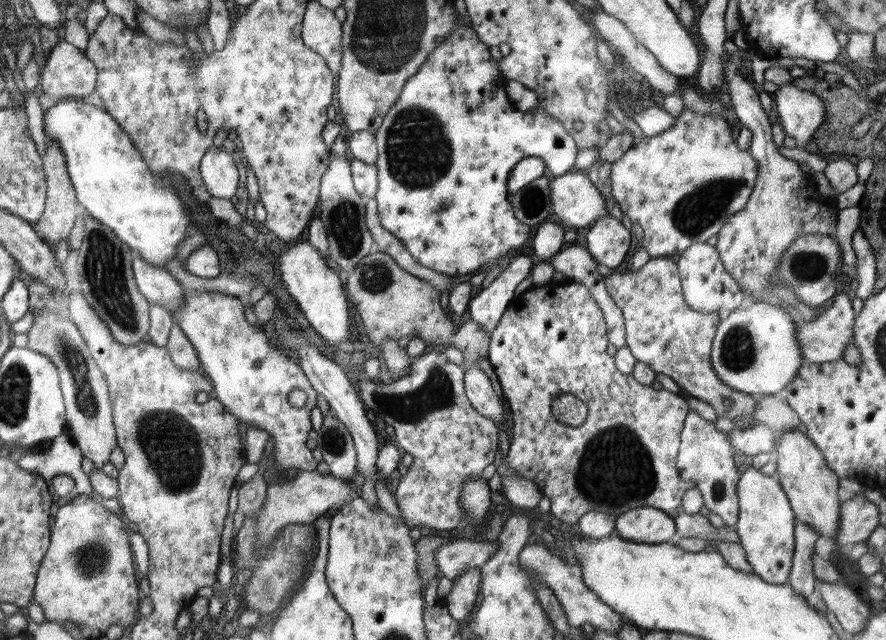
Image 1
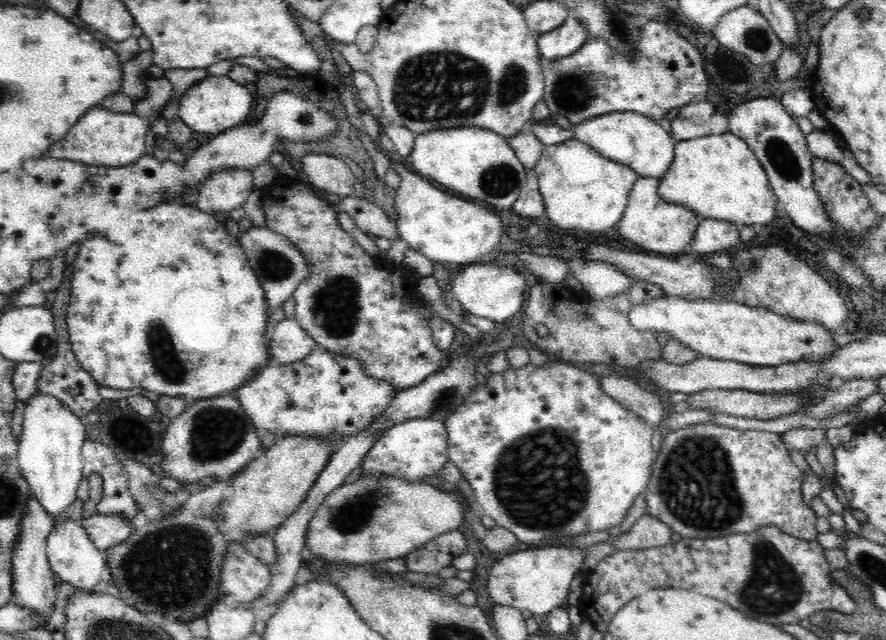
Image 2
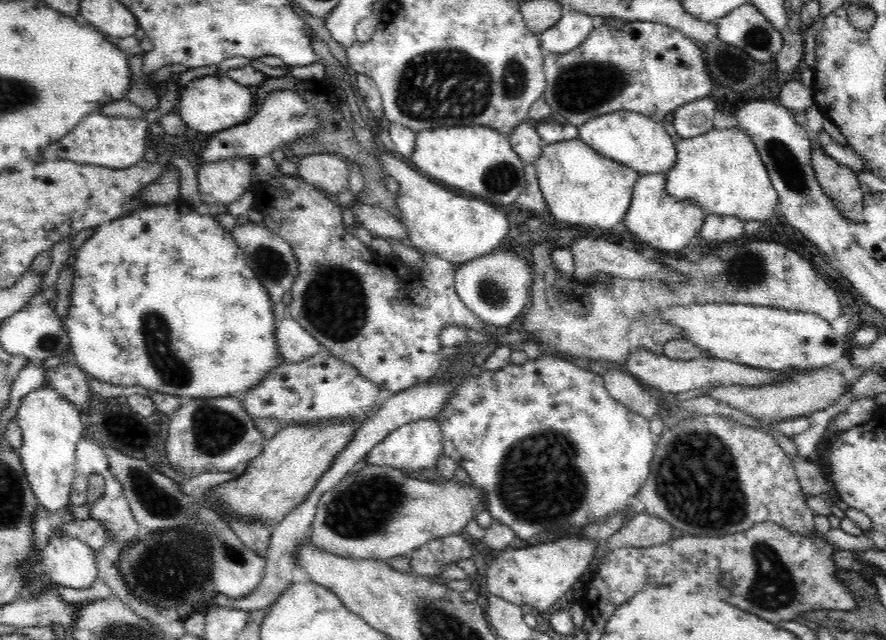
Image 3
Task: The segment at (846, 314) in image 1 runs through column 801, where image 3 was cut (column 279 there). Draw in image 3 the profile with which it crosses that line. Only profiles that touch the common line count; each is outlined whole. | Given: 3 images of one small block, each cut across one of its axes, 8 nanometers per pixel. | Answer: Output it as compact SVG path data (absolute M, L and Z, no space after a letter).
M284 318L276 326L276 343L284 363L300 363L324 350L294 318Z

